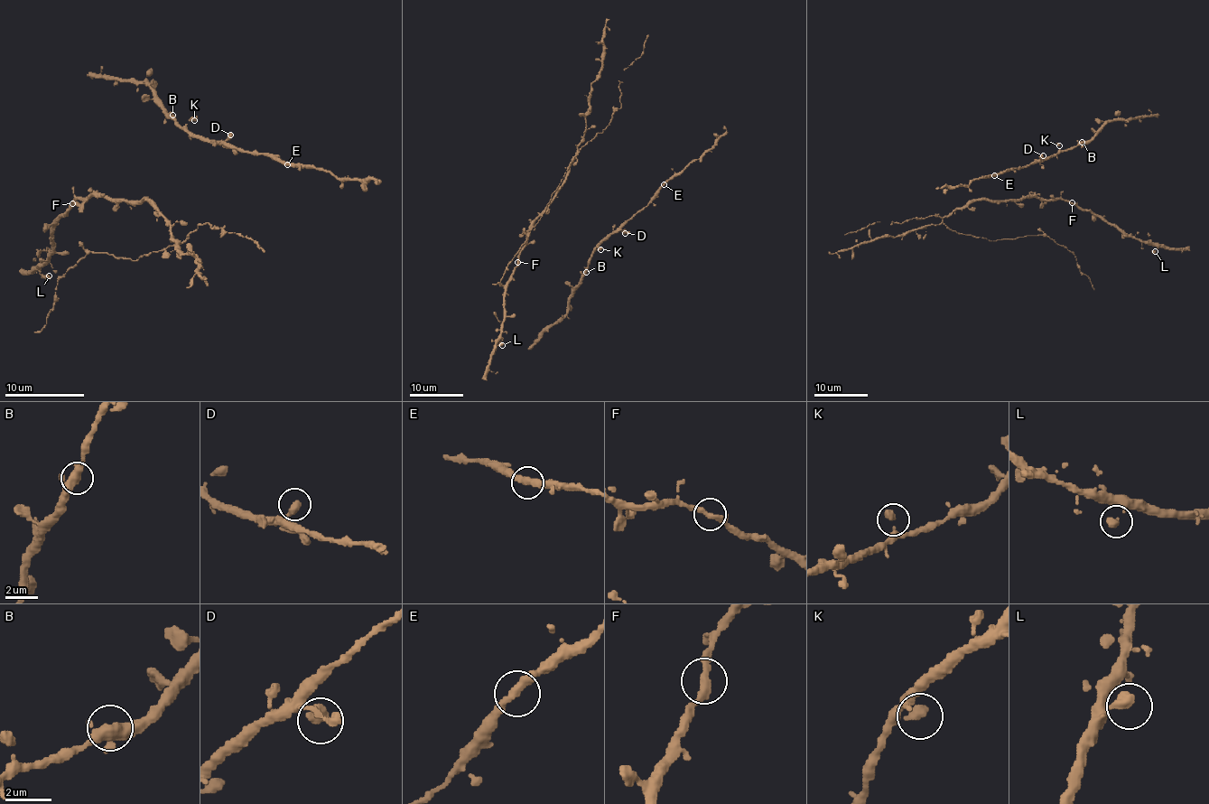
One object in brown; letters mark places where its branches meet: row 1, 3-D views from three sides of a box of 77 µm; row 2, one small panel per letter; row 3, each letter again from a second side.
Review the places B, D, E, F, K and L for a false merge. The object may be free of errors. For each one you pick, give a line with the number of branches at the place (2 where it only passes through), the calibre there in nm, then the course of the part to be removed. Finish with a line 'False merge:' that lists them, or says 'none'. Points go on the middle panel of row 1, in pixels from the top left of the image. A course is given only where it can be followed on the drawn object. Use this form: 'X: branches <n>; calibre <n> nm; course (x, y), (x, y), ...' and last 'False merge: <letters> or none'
False merge: none

